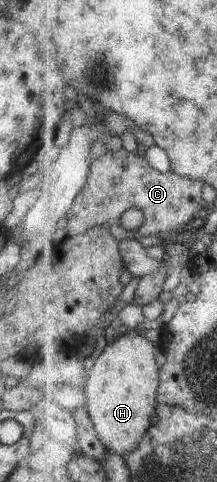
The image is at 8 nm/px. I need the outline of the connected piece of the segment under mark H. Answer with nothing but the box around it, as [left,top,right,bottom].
[86,330,162,455]

